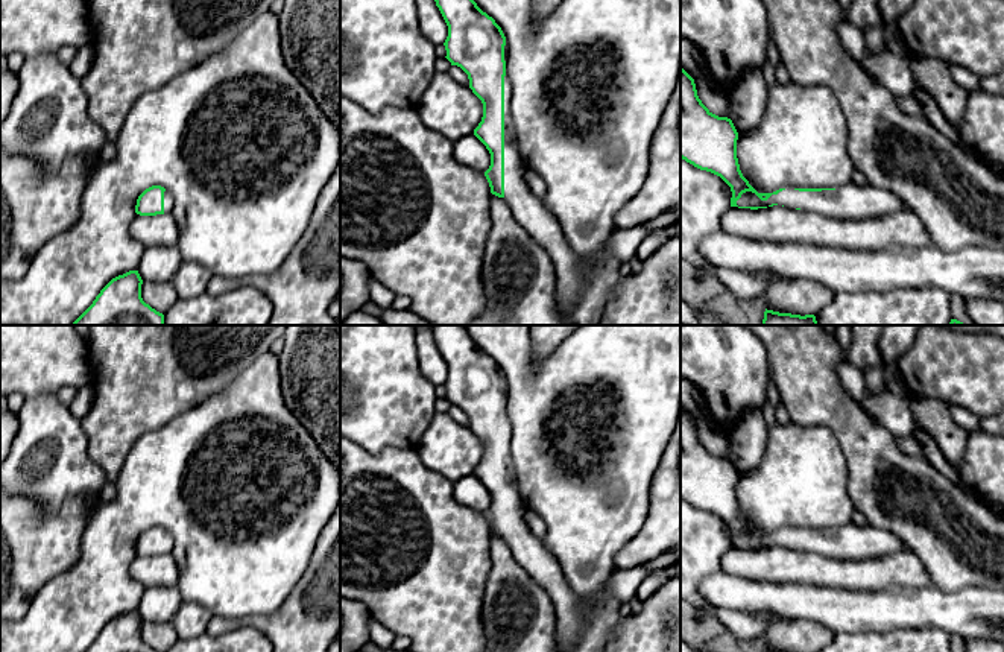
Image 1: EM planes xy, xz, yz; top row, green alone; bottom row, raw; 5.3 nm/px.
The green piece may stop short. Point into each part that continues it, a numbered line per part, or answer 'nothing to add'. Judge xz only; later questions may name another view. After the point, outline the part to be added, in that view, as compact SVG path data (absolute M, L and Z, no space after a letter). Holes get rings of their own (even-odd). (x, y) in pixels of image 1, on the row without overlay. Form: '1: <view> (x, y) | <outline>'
1: xz (543, 567) | M504 416L504 541L512 556L529 576L550 596L557 616L557 652L567 652L589 620L589 608L573 593L557 559L545 549L524 521L526 508L521 502L510 456L512 427Z

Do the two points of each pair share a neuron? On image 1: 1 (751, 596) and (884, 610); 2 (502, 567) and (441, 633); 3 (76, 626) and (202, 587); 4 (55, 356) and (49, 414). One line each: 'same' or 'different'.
1: same
2: different
3: same
4: different

